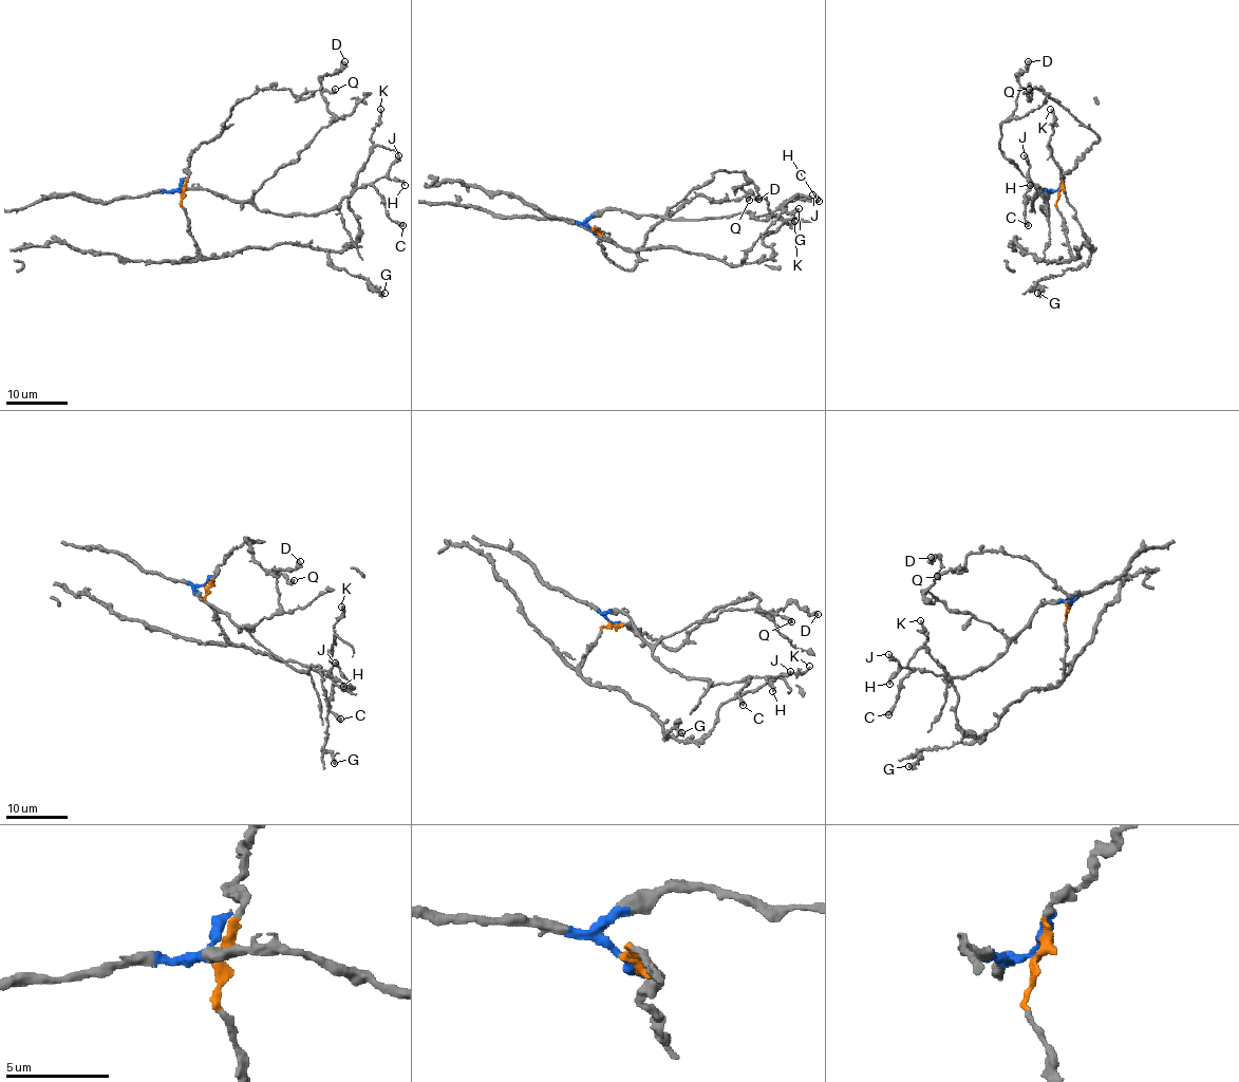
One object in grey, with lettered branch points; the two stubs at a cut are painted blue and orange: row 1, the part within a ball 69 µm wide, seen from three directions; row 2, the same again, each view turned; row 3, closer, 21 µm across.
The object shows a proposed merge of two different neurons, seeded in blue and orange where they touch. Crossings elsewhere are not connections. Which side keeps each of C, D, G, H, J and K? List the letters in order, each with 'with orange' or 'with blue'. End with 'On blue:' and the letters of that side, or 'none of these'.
C: with blue
D: with blue
G: with orange
H: with blue
J: with blue
K: with orange
On blue: C, D, H, J

